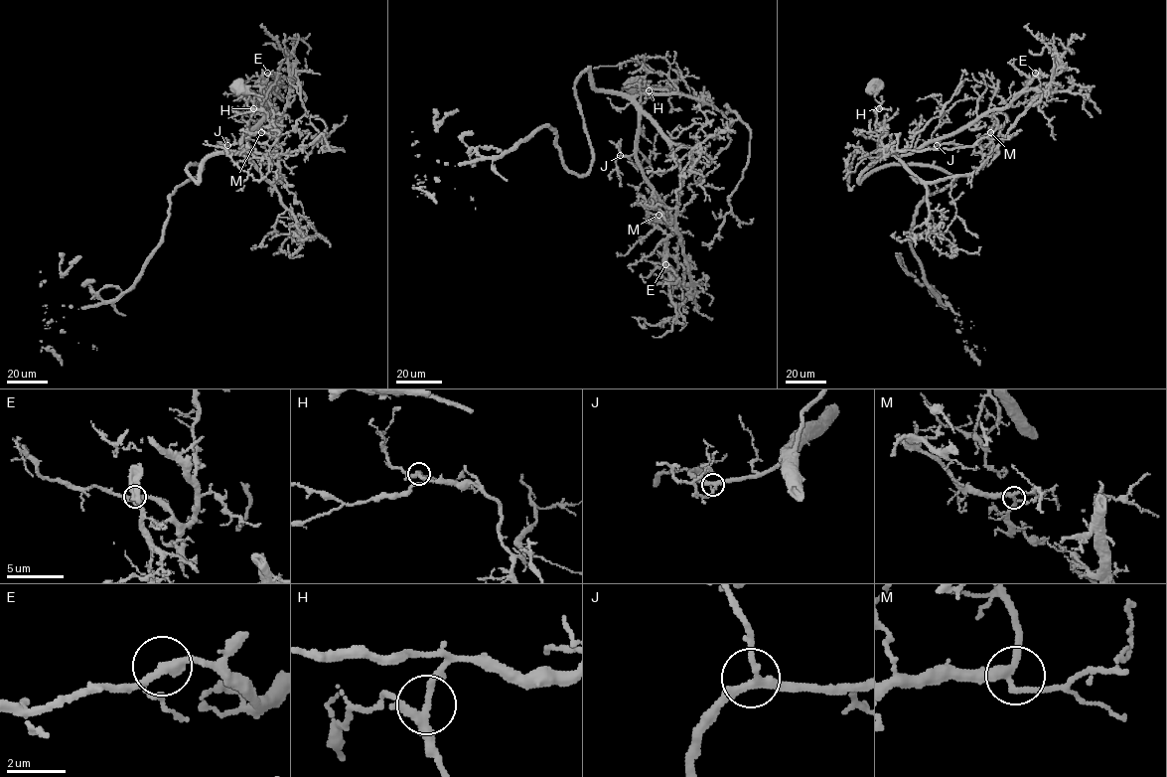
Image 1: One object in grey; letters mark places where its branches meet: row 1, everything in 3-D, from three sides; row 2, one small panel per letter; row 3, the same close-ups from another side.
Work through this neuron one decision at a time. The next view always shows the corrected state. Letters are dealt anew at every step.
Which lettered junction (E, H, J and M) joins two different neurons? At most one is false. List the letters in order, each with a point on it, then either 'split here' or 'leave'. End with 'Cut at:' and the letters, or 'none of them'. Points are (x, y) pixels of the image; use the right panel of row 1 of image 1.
E: at (1035, 73); leave
H: at (879, 108); leave
J: at (937, 145); leave
M: at (990, 132); leave
Cut at: none of them

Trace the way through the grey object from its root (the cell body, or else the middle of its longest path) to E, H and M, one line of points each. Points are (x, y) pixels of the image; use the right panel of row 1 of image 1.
E: (871, 85), (883, 101), (875, 124), (881, 150), (906, 155), (1007, 106), (1040, 74), (1035, 73)
H: (871, 85), (869, 88), (882, 98), (879, 108)
M: (871, 85), (883, 101), (875, 124), (882, 152), (925, 182), (972, 175), (983, 164), (979, 140), (990, 132)

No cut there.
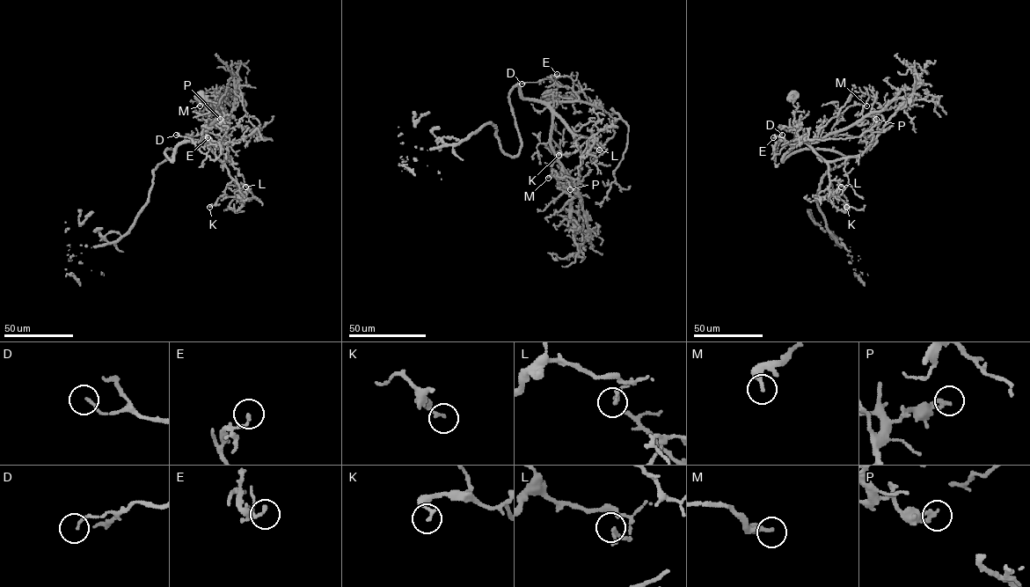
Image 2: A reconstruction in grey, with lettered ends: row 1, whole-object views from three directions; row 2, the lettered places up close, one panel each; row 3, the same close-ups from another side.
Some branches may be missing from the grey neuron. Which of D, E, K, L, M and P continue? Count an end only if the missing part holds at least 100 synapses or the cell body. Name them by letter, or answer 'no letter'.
no letter

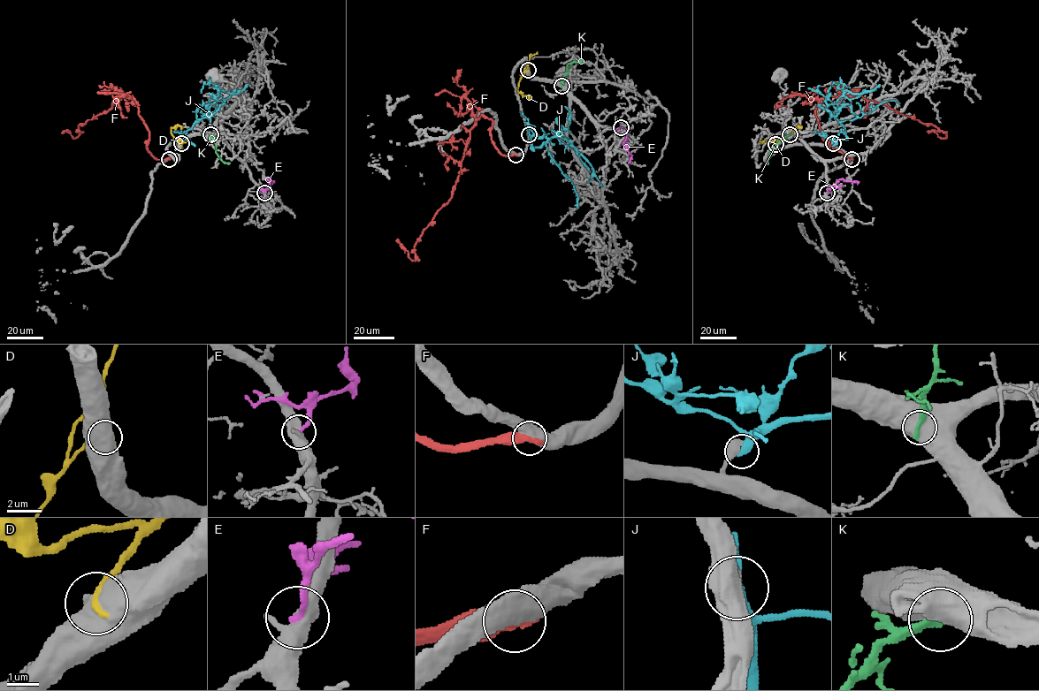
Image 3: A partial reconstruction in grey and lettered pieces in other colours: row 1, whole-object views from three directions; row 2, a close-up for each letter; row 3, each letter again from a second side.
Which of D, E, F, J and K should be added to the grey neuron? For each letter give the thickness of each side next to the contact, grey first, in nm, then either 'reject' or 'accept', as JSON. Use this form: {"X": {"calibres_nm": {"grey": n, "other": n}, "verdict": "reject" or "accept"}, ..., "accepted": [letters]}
{"D": {"calibres_nm": {"grey": 800, "other": 240}, "verdict": "reject"}, "E": {"calibres_nm": {"grey": 480, "other": 190}, "verdict": "reject"}, "F": {"calibres_nm": {"grey": 550, "other": 500}, "verdict": "reject"}, "J": {"calibres_nm": {"grey": 650, "other": 400}, "verdict": "reject"}, "K": {"calibres_nm": {"grey": 750, "other": 320}, "verdict": "reject"}, "accepted": []}

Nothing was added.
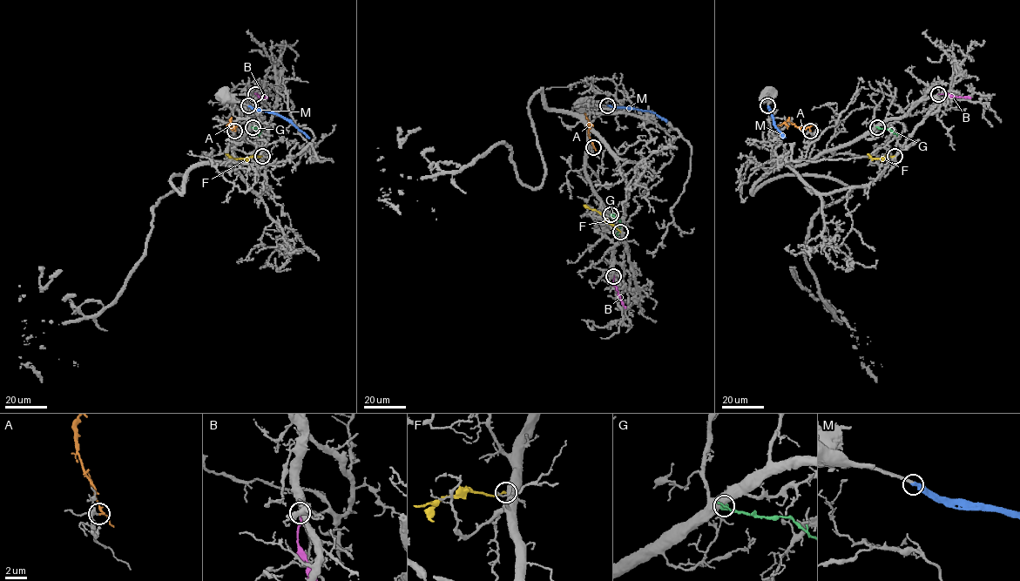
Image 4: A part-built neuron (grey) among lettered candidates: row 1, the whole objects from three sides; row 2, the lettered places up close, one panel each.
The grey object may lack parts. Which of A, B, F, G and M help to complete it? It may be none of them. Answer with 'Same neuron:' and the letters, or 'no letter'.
Same neuron: A, M

